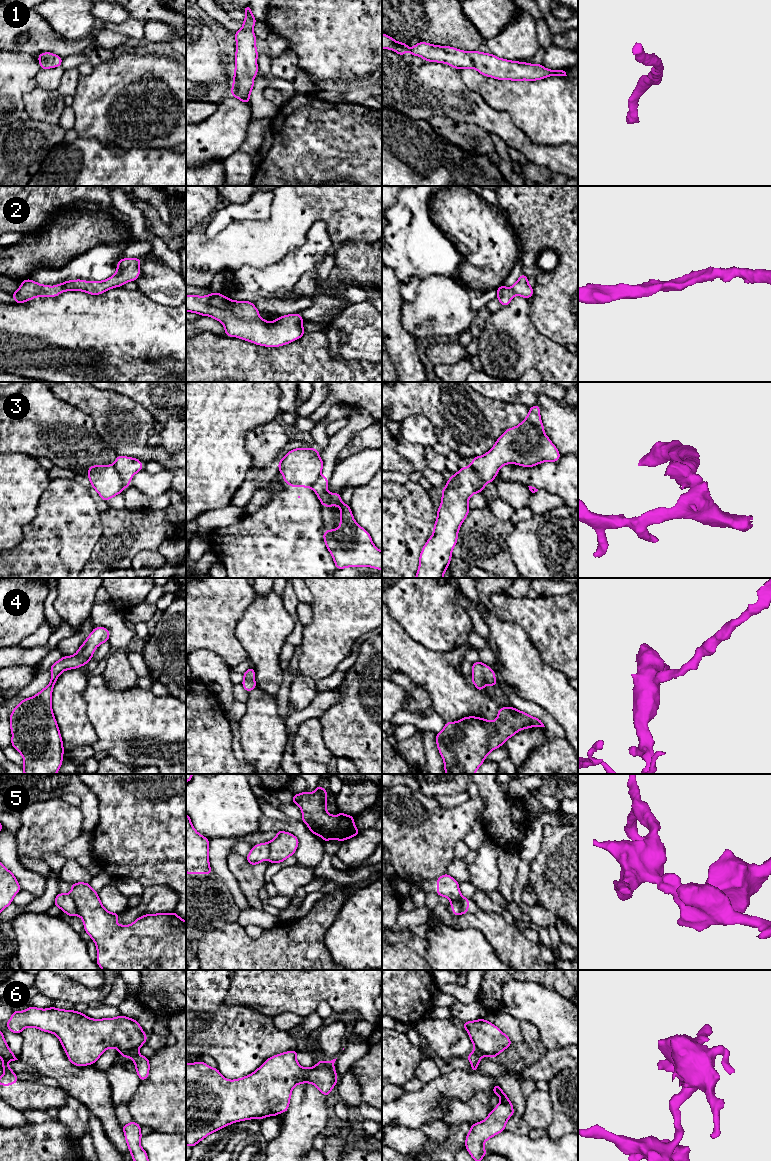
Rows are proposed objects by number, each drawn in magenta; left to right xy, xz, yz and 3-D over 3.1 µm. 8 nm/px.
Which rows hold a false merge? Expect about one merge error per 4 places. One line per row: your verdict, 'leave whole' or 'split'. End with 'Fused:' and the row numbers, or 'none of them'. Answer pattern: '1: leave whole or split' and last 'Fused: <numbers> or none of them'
1: leave whole
2: leave whole
3: split
4: leave whole
5: split
6: split
Fused: 3, 5, 6

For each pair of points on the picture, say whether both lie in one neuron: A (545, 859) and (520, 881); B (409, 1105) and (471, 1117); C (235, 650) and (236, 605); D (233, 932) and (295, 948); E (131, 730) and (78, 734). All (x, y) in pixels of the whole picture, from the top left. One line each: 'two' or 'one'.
A: two
B: two
C: one
D: one
E: two

